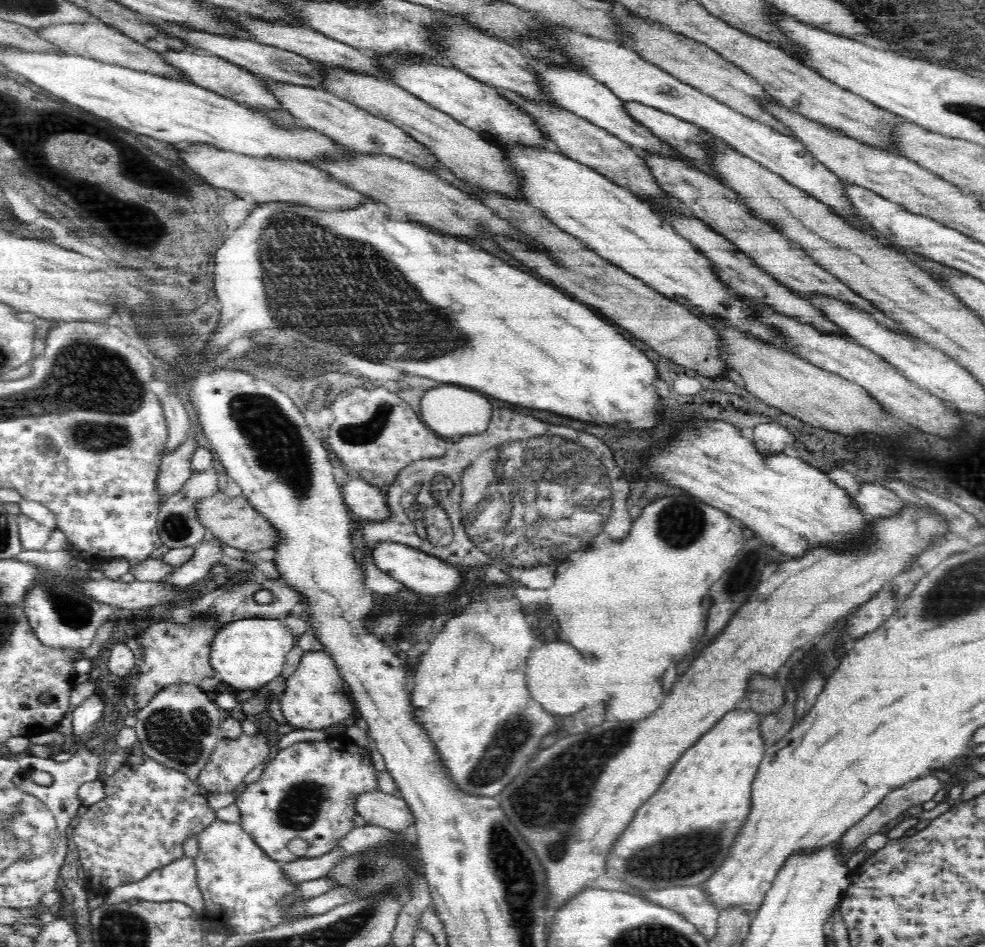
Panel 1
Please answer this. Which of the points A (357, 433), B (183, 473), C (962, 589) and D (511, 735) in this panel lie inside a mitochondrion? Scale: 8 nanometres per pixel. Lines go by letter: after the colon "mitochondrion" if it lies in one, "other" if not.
A: mitochondrion
B: other
C: mitochondrion
D: mitochondrion

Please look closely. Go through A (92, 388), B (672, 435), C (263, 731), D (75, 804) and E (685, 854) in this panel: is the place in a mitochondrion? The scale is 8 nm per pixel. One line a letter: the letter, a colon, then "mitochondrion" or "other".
A: mitochondrion
B: other
C: other
D: other
E: mitochondrion

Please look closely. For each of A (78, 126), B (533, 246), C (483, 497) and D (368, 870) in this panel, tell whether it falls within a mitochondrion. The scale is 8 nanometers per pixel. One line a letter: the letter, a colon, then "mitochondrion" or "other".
A: other
B: other
C: mitochondrion
D: mitochondrion

